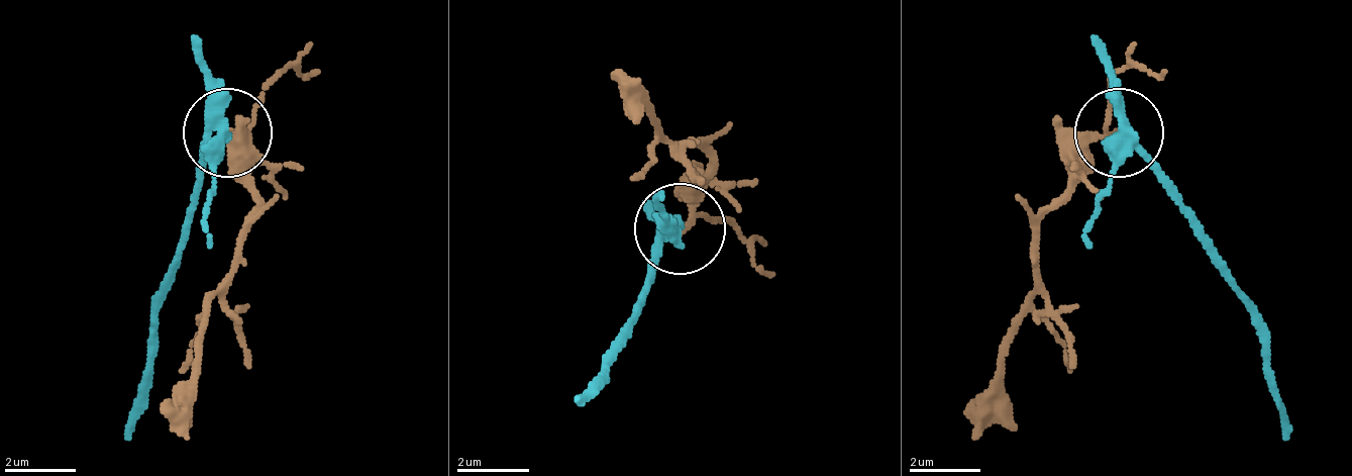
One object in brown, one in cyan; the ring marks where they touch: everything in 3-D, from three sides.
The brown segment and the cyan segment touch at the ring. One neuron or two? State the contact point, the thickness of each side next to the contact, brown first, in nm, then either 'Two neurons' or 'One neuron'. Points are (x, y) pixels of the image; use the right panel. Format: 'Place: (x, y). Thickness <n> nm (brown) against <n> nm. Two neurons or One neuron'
Place: (1119, 132). Thickness 170 nm (brown) against 340 nm. One neuron

